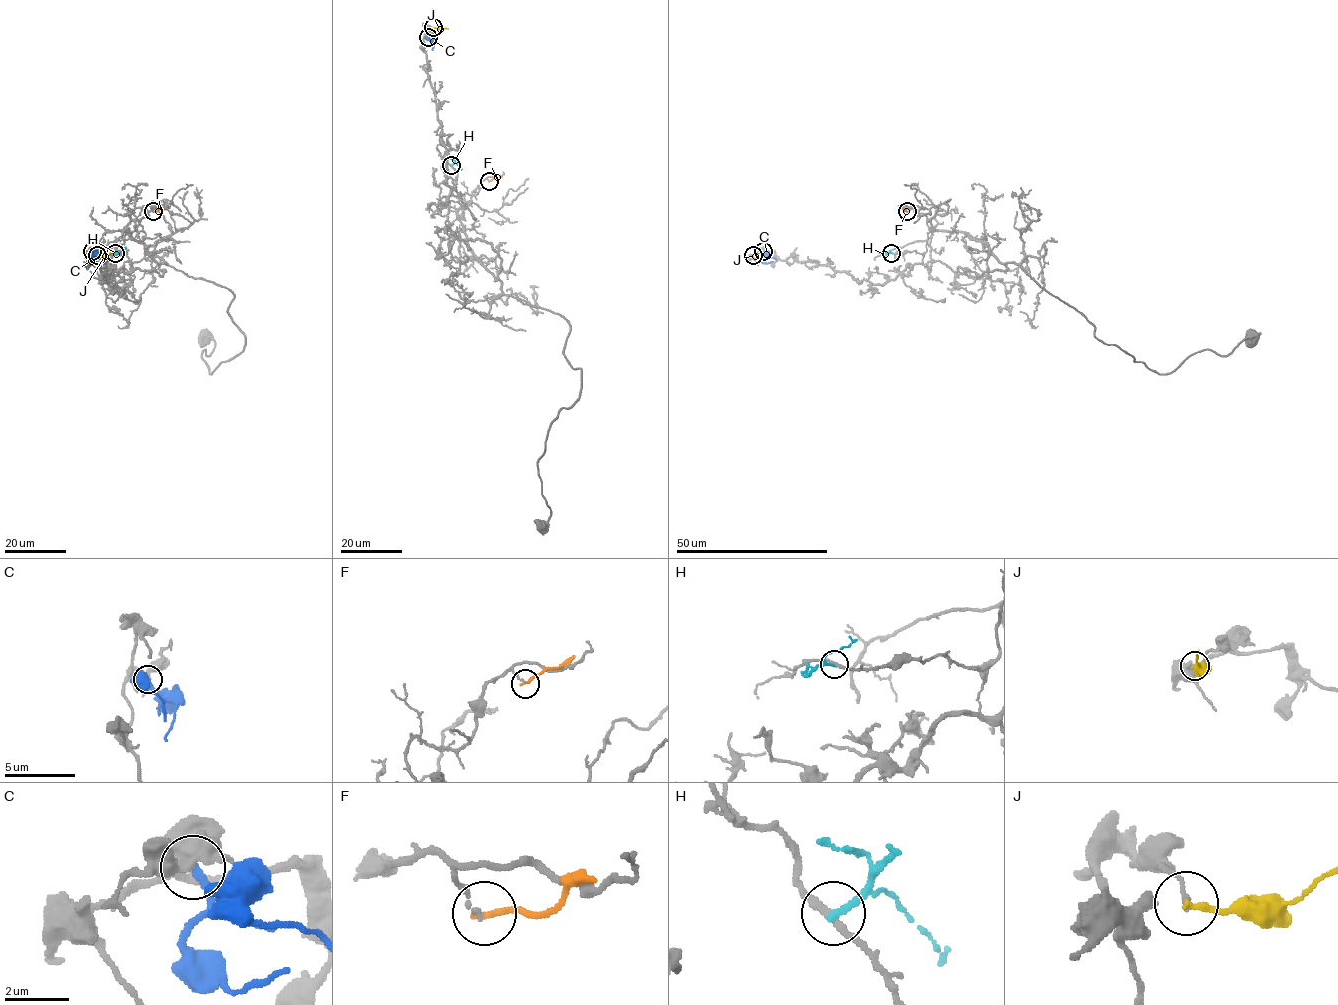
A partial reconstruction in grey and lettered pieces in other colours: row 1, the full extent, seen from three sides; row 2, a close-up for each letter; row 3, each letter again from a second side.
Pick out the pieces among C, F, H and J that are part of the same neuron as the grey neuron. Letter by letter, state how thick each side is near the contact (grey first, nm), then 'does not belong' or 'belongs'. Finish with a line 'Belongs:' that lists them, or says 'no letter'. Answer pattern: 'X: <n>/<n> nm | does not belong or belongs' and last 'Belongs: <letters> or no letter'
C: 320/240 nm | does not belong
F: 100/200 nm | does not belong
H: 200/200 nm | does not belong
J: 130/200 nm | does not belong
Belongs: no letter

